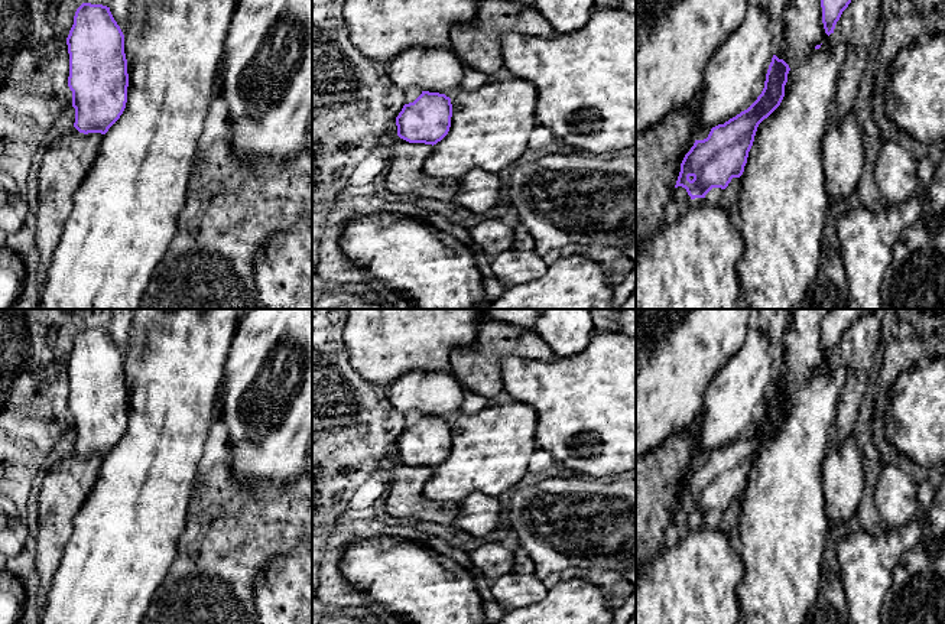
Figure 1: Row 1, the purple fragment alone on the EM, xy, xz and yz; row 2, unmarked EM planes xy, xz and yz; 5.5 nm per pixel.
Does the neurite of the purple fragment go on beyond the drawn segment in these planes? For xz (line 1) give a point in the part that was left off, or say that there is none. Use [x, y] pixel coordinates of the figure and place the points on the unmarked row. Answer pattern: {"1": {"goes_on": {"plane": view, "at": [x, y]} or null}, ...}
{"1": {"goes_on": null}}

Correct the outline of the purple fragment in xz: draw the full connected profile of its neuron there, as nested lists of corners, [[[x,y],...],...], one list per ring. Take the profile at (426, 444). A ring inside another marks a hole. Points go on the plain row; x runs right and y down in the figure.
[[[422,415],[413,426],[405,428],[396,441],[397,459],[409,467],[433,469],[448,458],[451,441],[449,420]]]

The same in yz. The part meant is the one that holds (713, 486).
[[[773,378],[761,417],[747,433],[712,451],[707,462],[695,464],[681,487],[675,511],[685,511],[691,523],[705,521],[712,511],[725,513],[733,501],[743,498],[759,448],[785,420],[789,394]]]

